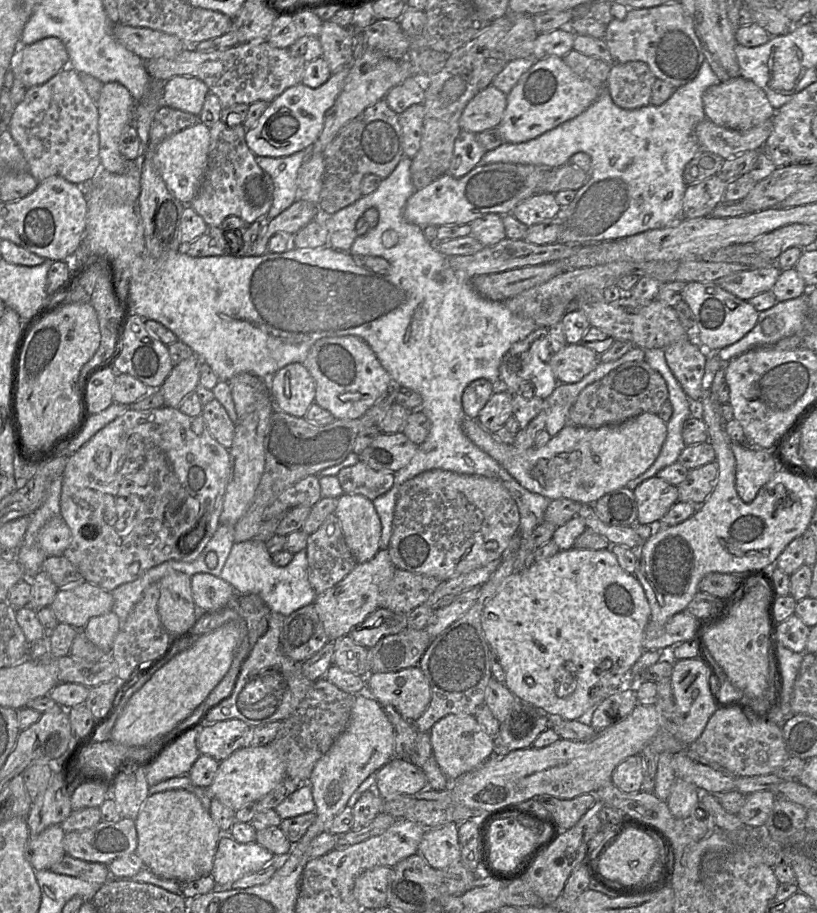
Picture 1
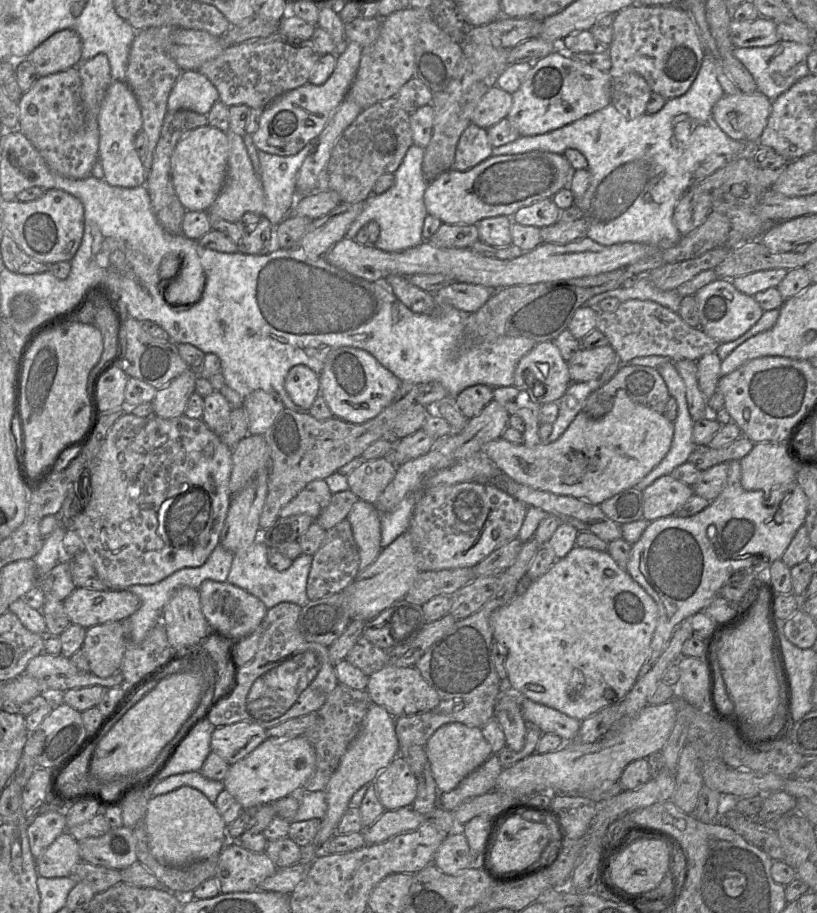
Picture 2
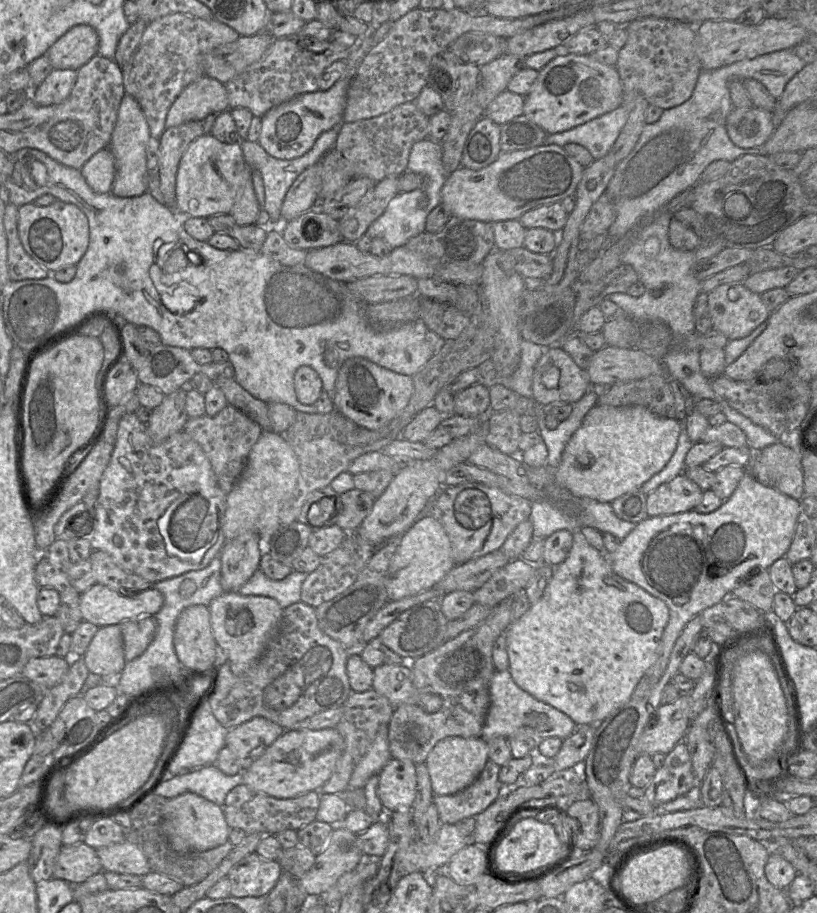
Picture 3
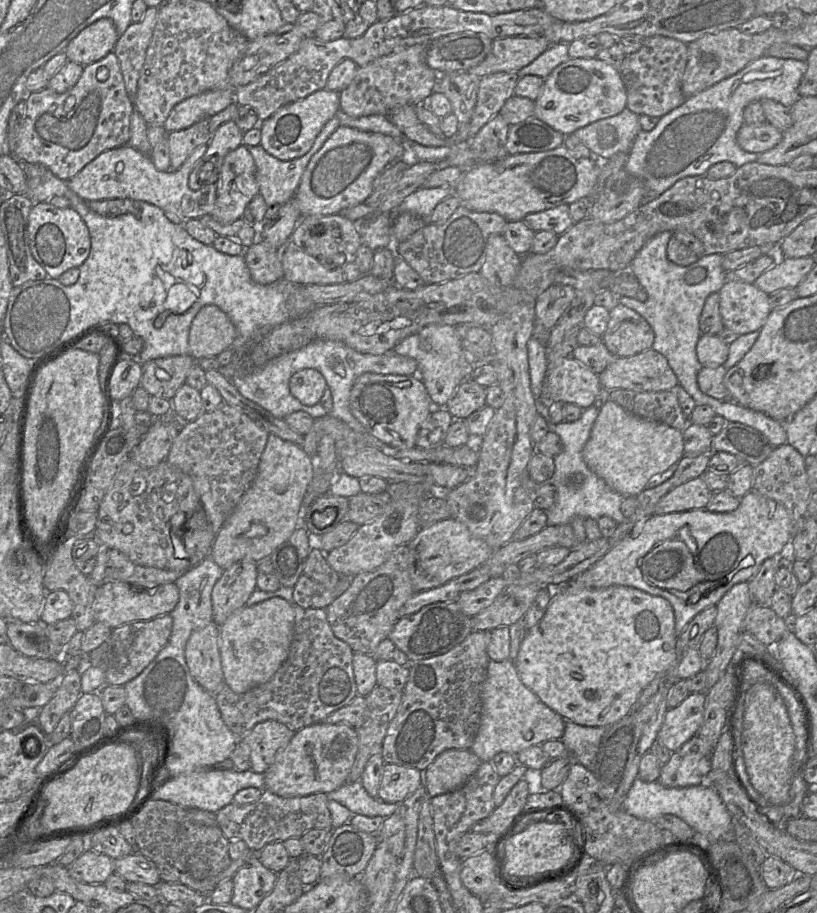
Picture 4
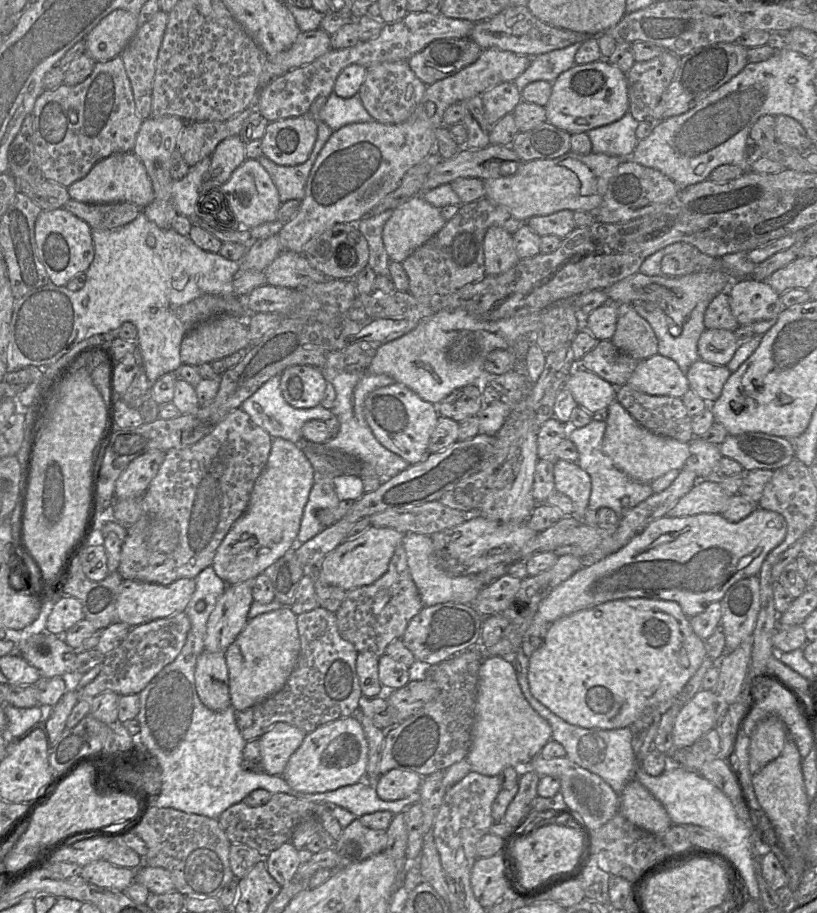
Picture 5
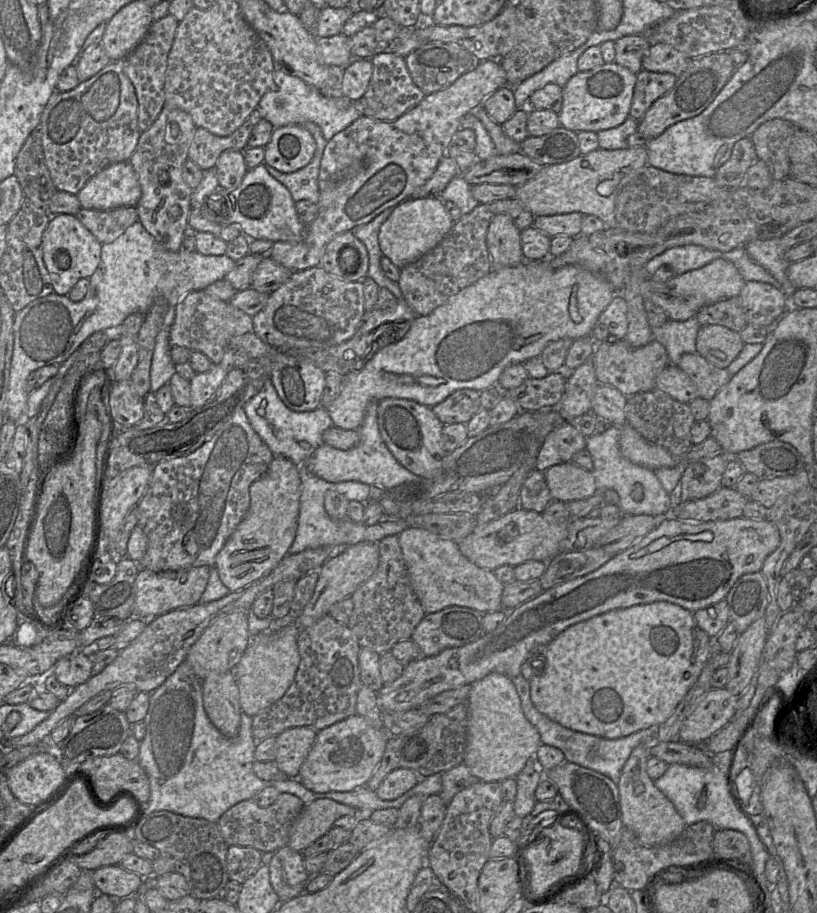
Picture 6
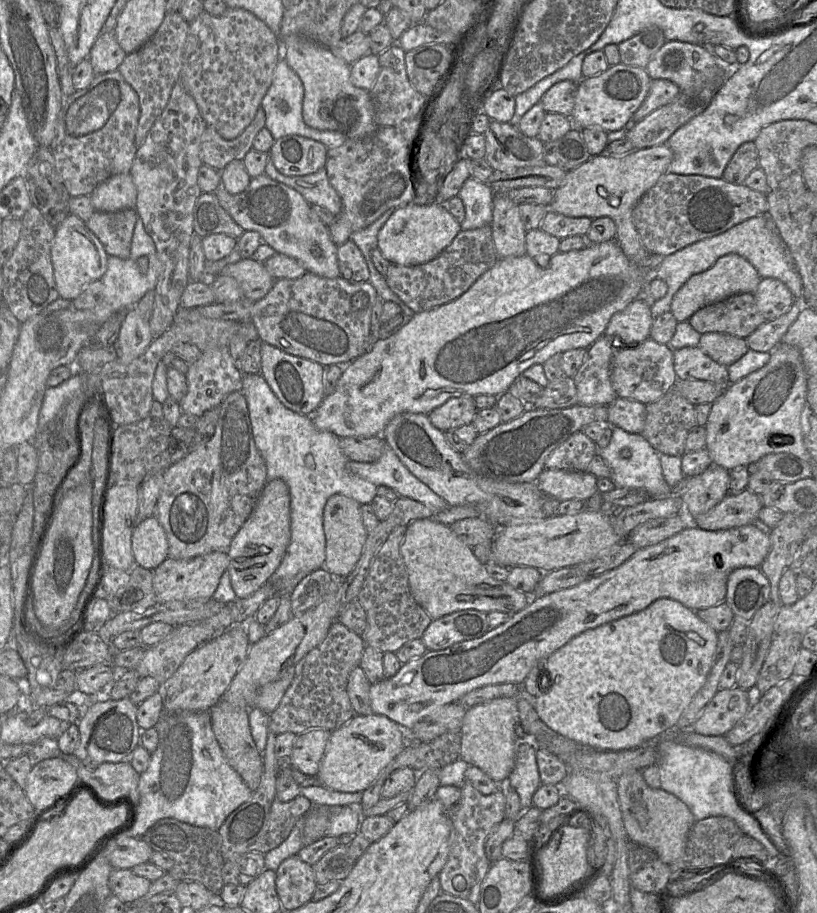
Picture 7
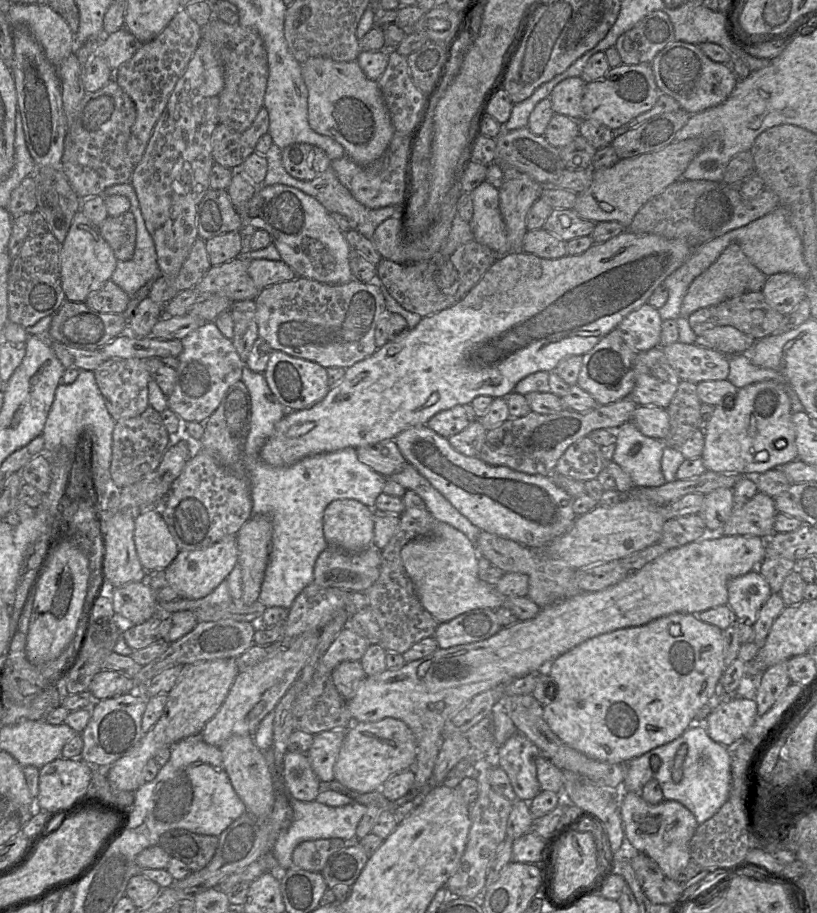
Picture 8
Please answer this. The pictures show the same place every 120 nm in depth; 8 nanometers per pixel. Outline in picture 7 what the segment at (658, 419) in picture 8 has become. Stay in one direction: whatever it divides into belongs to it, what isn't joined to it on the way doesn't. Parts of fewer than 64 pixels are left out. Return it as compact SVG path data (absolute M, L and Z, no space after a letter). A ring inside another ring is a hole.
M616 397L608 406L607 423L629 433L640 434L646 420L646 405L642 402Z

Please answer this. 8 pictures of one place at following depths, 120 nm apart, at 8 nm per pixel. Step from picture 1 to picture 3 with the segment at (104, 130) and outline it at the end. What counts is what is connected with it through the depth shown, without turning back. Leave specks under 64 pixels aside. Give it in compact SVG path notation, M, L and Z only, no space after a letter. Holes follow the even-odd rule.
M126 93L121 100L108 146L115 159L116 174L111 188L115 196L136 197L148 191L146 146L150 137L149 126L139 103Z

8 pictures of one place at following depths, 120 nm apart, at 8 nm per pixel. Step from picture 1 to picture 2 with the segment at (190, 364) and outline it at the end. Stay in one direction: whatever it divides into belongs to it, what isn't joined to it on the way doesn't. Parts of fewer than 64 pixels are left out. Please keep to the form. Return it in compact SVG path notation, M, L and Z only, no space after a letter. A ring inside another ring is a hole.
M188 369L157 389L152 401L153 413L164 419L183 415L190 396L195 392L198 377L199 369Z

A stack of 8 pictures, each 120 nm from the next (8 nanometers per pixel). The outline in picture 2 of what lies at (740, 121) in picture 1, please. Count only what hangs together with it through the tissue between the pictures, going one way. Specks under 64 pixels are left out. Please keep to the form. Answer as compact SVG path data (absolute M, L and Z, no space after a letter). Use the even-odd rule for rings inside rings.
M740 92L724 95L712 109L712 115L721 130L731 139L758 142L767 125L772 101L763 93Z

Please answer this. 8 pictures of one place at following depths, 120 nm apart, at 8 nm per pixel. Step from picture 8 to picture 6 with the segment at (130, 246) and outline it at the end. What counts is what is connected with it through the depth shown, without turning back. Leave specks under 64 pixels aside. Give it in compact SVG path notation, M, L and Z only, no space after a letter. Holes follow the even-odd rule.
M122 206L110 210L81 208L75 216L101 244L112 243L138 221L135 206Z

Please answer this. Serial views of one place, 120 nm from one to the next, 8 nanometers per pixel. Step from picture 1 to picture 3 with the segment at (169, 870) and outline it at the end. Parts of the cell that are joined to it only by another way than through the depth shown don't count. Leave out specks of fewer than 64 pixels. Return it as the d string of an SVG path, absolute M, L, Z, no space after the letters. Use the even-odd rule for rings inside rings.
M192 792L166 800L163 808L163 831L173 850L180 853L206 851L227 842L230 827L223 807Z

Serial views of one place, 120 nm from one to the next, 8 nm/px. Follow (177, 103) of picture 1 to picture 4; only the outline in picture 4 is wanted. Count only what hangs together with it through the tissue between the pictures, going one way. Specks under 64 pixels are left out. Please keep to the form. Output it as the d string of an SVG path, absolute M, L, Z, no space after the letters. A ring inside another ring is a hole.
M232 88L209 90L191 96L173 107L163 127L167 133L184 130L223 111L233 102Z

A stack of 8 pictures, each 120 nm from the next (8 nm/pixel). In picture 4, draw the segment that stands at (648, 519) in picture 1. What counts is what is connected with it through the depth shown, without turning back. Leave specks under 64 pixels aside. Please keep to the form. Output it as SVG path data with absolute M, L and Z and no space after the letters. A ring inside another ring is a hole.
M701 477L689 480L664 495L656 504L653 514L665 515L695 509L704 509L713 492Z

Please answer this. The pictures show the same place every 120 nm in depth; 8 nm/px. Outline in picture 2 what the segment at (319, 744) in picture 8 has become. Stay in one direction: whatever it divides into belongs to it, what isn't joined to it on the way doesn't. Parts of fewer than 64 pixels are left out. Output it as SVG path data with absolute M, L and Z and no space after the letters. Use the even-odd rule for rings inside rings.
M242 721L215 727L210 746L213 752L231 765L246 757L267 739L264 727Z

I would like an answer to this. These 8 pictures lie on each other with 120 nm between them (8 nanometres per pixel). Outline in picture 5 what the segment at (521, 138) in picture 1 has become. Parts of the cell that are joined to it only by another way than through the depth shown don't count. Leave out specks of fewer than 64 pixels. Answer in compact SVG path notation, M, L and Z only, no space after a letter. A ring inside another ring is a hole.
M606 59L575 64L552 82L552 92L544 108L546 121L571 135L611 124L629 111L626 73Z

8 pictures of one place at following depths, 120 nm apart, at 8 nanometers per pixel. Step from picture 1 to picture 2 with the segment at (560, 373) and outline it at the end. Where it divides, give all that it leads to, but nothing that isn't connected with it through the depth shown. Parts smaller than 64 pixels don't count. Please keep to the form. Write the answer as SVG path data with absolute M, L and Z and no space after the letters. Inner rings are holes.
M610 346L593 349L581 348L567 361L572 382L588 382L599 379L617 354Z

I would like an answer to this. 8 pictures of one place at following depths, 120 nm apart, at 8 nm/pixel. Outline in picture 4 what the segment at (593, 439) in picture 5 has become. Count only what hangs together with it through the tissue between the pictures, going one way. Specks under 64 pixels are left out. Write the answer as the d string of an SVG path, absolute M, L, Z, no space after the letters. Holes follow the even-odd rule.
M538 402L538 414L547 422L549 431L556 433L562 442L562 451L554 457L554 473L549 483L554 487L554 504L546 511L547 526L569 524L574 517L590 518L597 521L605 516L620 524L625 517L620 512L620 504L624 497L611 490L605 482L594 474L585 464L582 451L587 443L592 426L598 415L598 407L593 406L583 410L581 417L574 422L554 424L547 413L547 404Z

